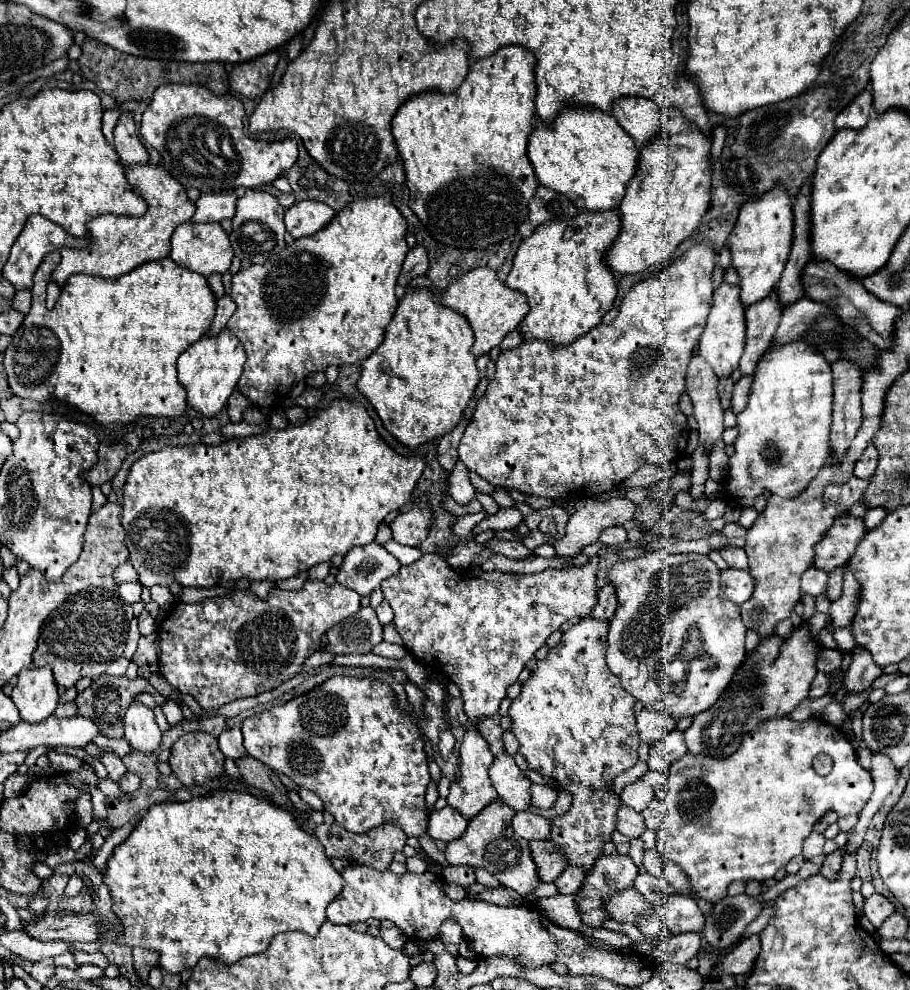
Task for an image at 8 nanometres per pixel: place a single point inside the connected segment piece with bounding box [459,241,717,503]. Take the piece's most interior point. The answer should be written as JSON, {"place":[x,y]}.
{"place":[567,422]}

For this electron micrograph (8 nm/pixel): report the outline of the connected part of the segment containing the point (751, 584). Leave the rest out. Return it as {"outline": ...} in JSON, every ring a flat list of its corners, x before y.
{"outline":[[725,569,721,573,721,589,737,605,751,599,755,591,755,579,747,569]]}

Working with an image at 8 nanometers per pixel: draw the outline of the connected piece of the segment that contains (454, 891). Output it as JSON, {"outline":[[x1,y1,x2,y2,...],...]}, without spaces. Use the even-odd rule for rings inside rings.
{"outline":[[445,883,443,890,445,891,445,894,453,901,460,901,464,898,466,898,466,890,458,885,455,885,454,883]]}

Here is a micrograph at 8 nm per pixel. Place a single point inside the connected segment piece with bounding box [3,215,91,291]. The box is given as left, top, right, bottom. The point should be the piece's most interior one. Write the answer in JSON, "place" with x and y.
{"place":[39,237]}

